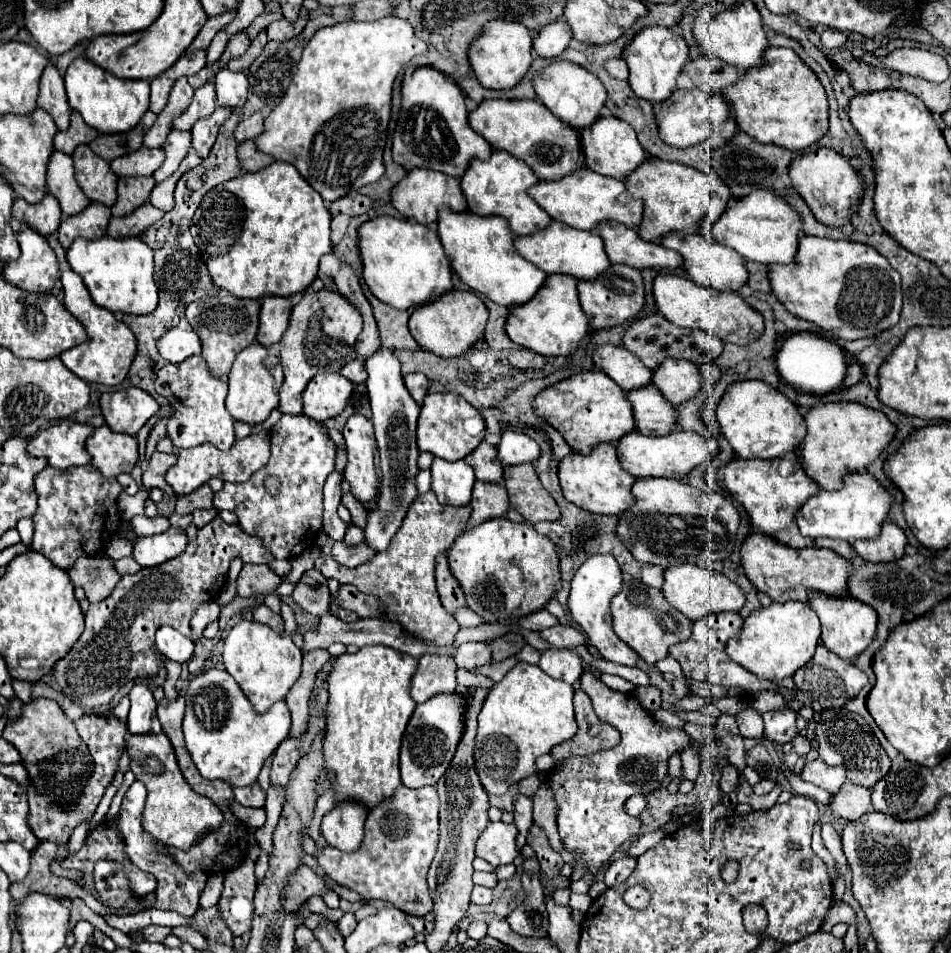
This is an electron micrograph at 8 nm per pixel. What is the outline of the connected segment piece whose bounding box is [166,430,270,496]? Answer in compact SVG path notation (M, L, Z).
M266 430L258 434L250 434L246 438L240 438L234 442L234 446L228 452L222 452L214 448L212 444L200 444L188 450L180 450L176 456L176 464L166 472L166 482L174 488L178 496L192 492L194 488L206 484L212 476L218 476L226 482L244 482L248 480L256 470L264 468L264 464L270 458L270 434Z

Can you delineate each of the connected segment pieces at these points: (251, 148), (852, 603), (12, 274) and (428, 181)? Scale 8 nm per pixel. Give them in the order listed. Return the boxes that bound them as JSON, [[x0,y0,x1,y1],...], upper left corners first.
[[238,140,274,172],[810,592,876,660],[2,220,58,292],[392,168,468,226]]

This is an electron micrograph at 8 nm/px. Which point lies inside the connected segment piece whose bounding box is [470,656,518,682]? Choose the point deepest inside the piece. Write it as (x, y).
(496, 672)

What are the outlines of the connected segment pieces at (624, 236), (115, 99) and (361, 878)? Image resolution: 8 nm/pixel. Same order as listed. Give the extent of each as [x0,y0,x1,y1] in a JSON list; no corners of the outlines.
[[598,222,684,270],[64,56,150,134],[320,786,438,916]]

